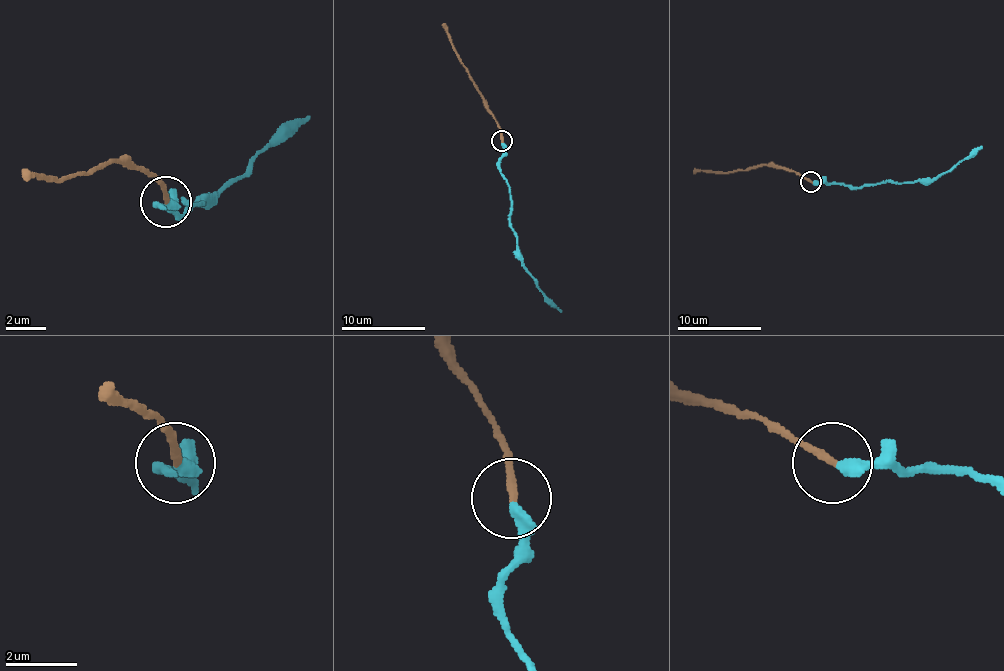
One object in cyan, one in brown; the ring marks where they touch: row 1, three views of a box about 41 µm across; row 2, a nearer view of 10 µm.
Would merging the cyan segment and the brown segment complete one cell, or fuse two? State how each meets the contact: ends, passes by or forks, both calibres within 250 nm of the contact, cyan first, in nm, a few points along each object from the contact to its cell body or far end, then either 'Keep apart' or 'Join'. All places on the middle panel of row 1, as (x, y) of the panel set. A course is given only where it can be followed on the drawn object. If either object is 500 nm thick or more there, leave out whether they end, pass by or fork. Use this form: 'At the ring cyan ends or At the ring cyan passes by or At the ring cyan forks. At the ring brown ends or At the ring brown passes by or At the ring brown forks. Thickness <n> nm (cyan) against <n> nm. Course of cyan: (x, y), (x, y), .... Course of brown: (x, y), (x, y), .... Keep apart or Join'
At the ring cyan ends. At the ring brown ends. Thickness 320 nm (cyan) against 220 nm. Course of cyan: (501, 142), (499, 172), (509, 186), (509, 226), (516, 237), (518, 258), (537, 287), (562, 312). Course of brown: (501, 140), (501, 130), (442, 23). Keep apart

